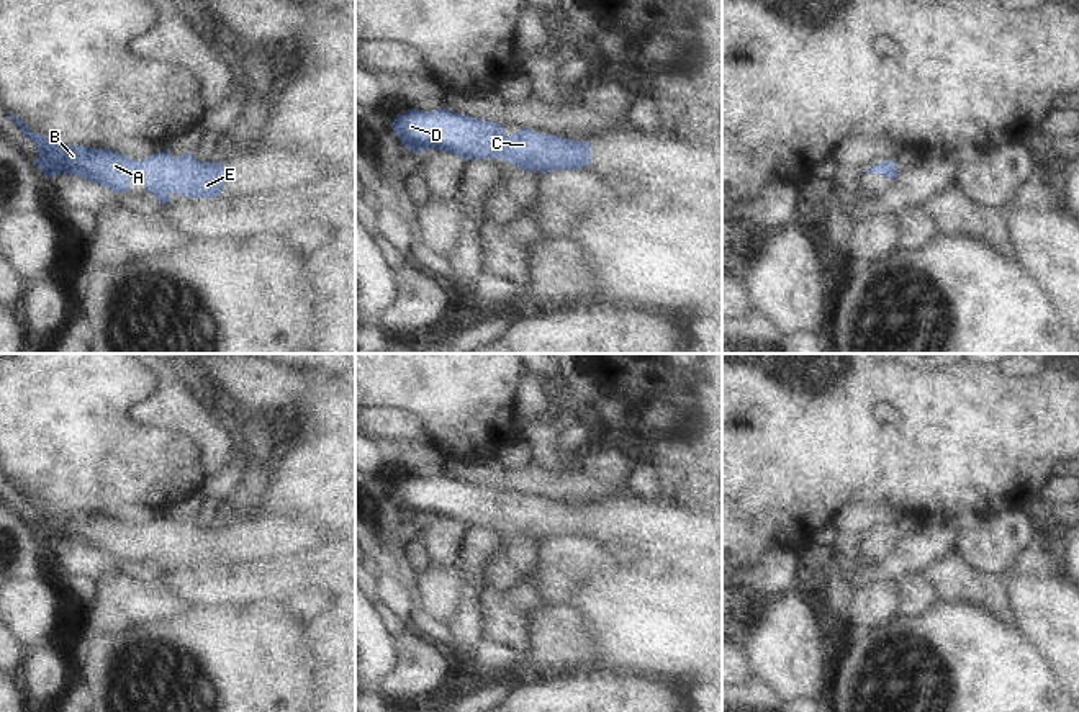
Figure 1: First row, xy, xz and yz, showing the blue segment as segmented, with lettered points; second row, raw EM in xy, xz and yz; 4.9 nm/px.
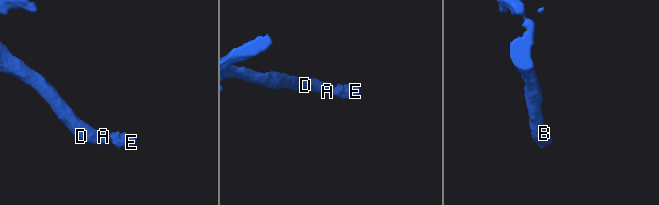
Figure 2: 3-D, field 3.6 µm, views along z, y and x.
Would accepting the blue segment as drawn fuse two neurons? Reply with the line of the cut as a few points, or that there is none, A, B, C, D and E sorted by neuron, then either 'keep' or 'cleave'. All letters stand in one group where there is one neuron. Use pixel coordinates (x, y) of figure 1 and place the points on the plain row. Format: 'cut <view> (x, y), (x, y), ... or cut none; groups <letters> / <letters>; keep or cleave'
cut none; groups A B C D E; keep

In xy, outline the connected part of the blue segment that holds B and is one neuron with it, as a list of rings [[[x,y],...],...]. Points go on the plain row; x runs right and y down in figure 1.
[[[8,476],[7,480],[38,514],[39,524],[34,525],[34,530],[46,545],[69,540],[118,560],[128,558],[129,548],[141,542],[146,547],[146,558],[151,558],[162,571],[172,568],[170,560],[188,565],[216,565],[224,553],[221,529],[200,529],[190,519],[174,524],[167,516],[138,529],[111,514],[95,516],[52,507],[33,499]]]

